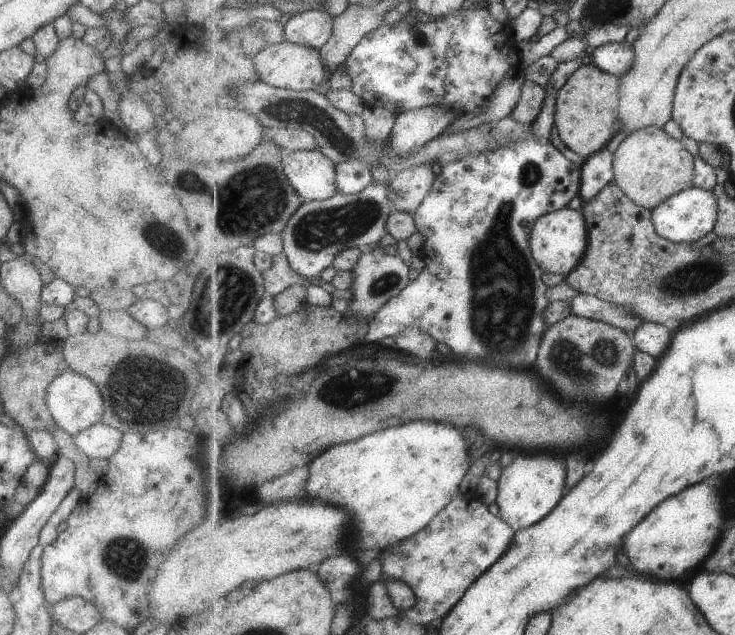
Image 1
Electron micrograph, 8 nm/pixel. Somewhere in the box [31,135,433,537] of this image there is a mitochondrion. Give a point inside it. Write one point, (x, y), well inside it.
(263, 198)

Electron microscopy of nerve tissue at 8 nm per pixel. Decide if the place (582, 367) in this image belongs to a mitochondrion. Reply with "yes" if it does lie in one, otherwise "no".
yes

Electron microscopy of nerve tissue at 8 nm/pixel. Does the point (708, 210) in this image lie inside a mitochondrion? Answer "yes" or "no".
no

